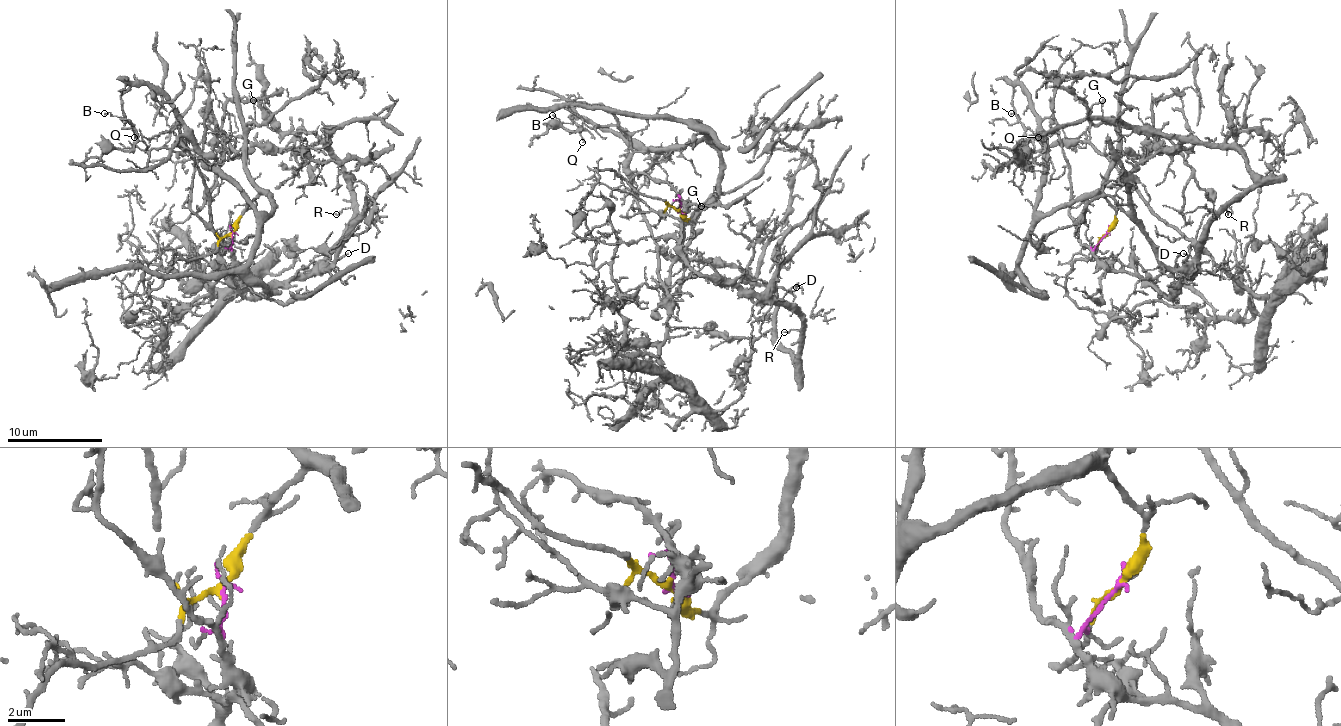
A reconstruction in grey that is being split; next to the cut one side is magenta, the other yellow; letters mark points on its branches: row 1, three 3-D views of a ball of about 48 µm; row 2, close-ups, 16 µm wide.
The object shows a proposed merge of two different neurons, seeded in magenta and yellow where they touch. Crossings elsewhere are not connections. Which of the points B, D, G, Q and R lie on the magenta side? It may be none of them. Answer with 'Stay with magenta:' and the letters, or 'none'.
Stay with magenta: D, R

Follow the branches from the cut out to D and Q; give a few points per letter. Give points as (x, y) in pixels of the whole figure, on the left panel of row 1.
D: (233, 233), (233, 283), (249, 297), (273, 293), (292, 278), (311, 276), (347, 252)
Q: (233, 233), (244, 209), (271, 200), (261, 214), (147, 85), (120, 97), (135, 138)

